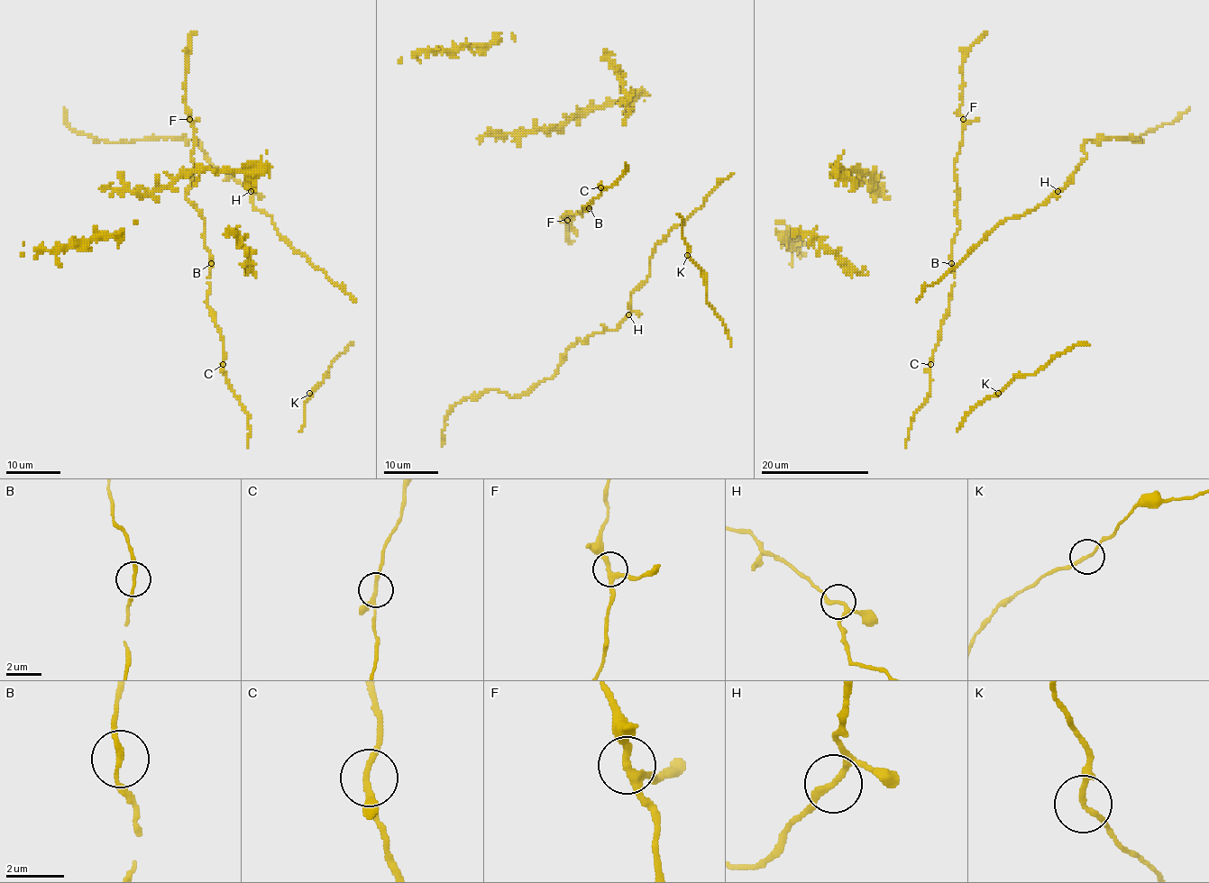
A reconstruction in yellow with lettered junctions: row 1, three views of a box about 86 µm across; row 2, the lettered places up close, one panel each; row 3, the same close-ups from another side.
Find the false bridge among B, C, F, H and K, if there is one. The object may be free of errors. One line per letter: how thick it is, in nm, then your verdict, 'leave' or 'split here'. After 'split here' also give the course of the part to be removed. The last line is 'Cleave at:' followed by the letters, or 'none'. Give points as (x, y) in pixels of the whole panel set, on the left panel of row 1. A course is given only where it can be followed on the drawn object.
B: 160 nm | leave
C: 160 nm | leave
F: 240 nm | leave
H: 160 nm | leave
K: 160 nm | leave
Cleave at: none

